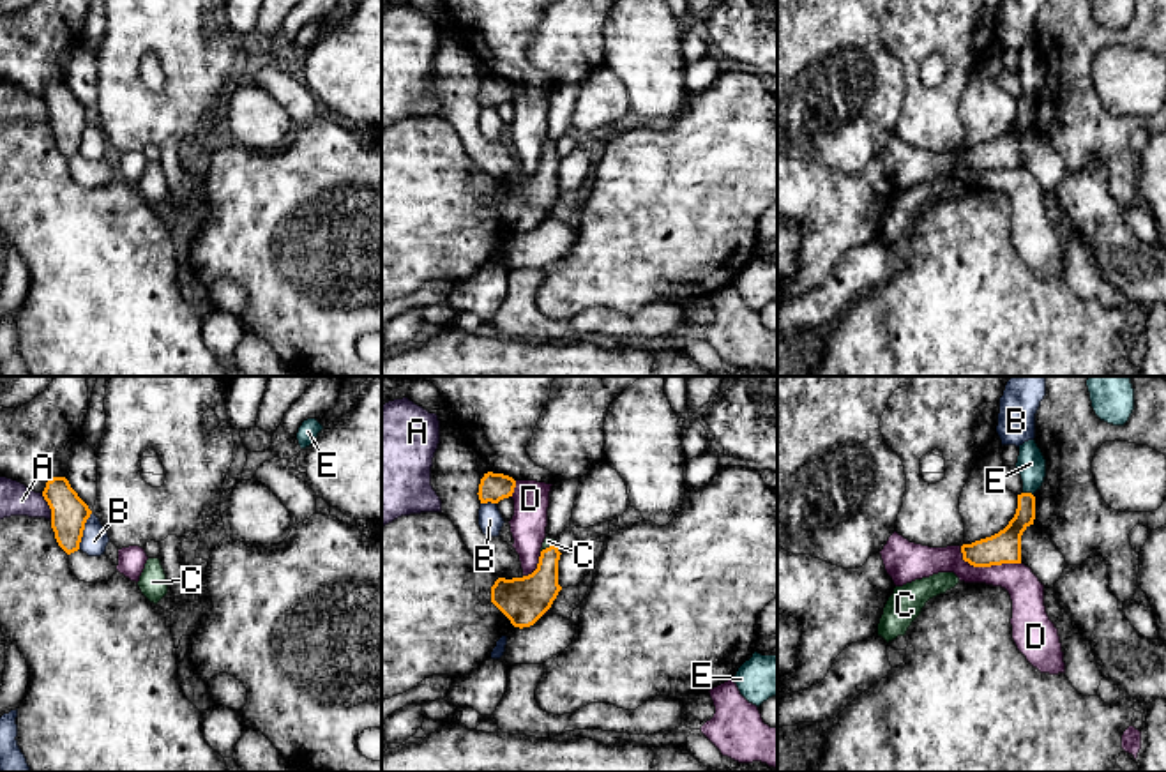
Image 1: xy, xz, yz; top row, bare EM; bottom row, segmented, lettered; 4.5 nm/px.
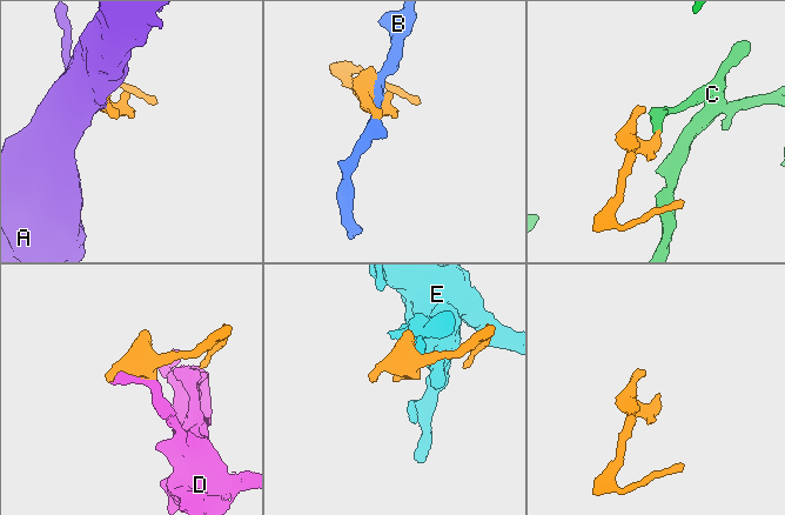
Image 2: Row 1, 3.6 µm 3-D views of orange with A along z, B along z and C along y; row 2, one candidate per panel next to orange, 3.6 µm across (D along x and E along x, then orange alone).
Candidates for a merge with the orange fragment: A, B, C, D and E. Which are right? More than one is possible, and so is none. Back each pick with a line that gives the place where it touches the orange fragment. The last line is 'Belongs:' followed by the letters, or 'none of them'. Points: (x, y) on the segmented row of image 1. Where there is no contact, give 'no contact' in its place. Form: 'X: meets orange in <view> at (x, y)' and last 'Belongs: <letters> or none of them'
C: meets orange in xz at (550, 546)
Belongs: C

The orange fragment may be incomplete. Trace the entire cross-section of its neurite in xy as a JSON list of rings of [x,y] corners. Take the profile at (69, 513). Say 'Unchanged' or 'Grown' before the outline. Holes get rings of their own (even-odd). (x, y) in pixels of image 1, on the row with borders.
Unchanged. [[[53,477],[42,491],[51,509],[51,528],[58,546],[67,553],[80,549],[85,523],[92,511],[71,488],[65,477]]]

